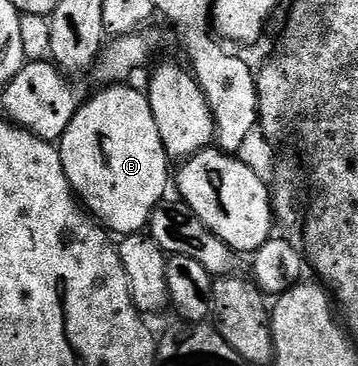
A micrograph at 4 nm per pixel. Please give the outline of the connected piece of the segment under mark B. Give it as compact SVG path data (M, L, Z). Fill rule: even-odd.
M109 84L104 87L105 91L102 94L97 94L93 99L86 101L77 110L77 115L71 120L71 124L63 132L59 143L61 151L61 159L63 160L63 172L67 176L69 186L72 188L74 194L77 195L82 207L96 221L100 222L105 227L106 231L112 232L117 236L124 236L127 234L140 234L148 227L149 217L156 206L160 206L163 199L166 197L165 189L170 189L171 186L171 159L166 154L163 148L163 140L159 140L159 128L155 125L155 116L151 112L151 104L149 103L148 93L136 90L136 85L133 84Z

